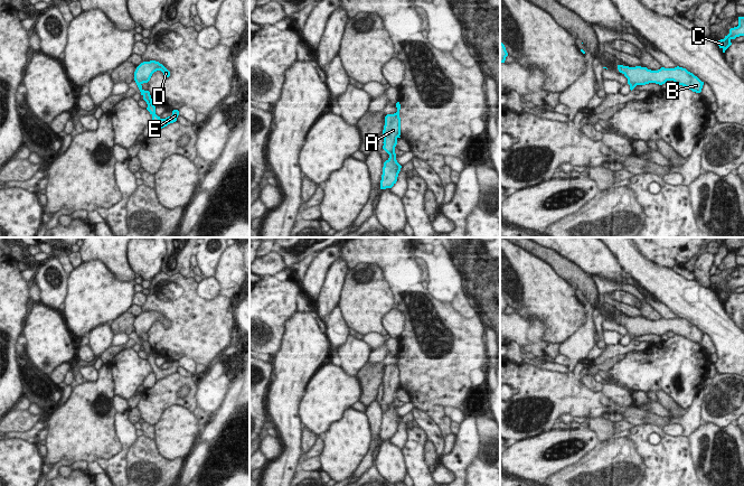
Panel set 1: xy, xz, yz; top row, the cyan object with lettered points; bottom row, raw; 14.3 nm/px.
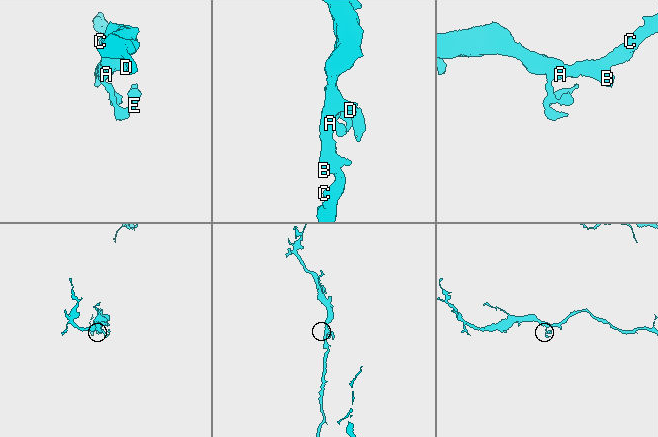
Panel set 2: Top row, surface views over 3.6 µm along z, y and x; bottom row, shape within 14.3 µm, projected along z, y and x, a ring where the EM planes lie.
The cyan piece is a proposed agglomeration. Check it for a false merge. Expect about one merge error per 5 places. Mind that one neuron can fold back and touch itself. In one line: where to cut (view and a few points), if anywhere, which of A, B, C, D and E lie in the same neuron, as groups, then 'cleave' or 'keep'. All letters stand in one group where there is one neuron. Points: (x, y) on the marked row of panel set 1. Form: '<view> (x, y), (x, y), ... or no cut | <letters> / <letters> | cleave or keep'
no cut | A B C D E | keep

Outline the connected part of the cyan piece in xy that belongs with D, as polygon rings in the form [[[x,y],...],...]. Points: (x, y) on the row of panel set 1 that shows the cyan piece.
[[[150,60],[150,62],[143,62],[136,67],[136,69],[134,72],[134,81],[141,92],[141,95],[143,96],[143,100],[148,104],[147,110],[152,115],[152,121],[156,125],[156,130],[158,131],[158,130],[167,127],[168,124],[176,122],[177,118],[179,115],[179,111],[173,110],[172,115],[168,116],[166,119],[161,119],[160,116],[158,116],[156,114],[156,106],[152,103],[150,92],[144,91],[142,88],[142,84],[148,83],[150,81],[152,74],[157,71],[161,71],[166,77],[170,76],[170,72],[162,64],[160,64],[159,62],[156,62],[156,60]]]

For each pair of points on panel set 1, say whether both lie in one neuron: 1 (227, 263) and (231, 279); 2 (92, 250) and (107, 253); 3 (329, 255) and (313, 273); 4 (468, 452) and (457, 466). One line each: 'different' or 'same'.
1: same
2: same
3: same
4: same

